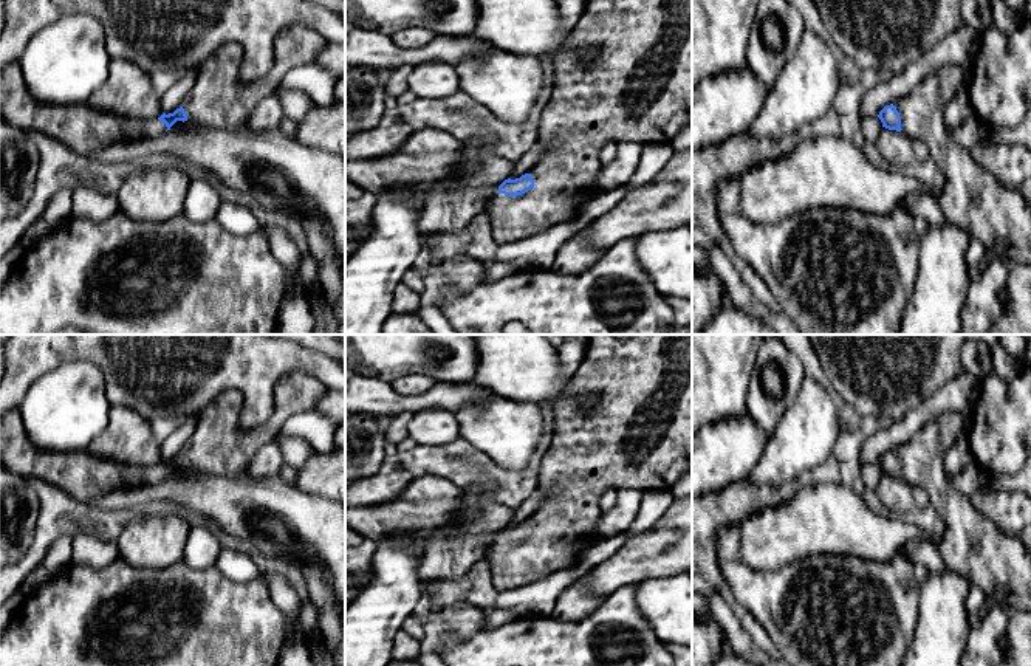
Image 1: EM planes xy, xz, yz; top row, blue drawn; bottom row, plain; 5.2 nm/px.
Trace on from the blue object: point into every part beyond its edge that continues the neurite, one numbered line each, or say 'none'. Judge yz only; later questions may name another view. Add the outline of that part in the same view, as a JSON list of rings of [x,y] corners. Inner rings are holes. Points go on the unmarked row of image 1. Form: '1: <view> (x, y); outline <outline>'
1: yz (972, 545); outline [[[957,412],[943,414],[924,424],[904,445],[893,449],[901,463],[901,475],[912,488],[923,488],[927,493],[929,503],[944,522],[938,550],[946,568],[966,578],[971,587],[980,589],[986,596],[997,589],[1006,589],[1011,609],[1031,612],[1031,554],[1020,536],[1006,534],[983,517],[969,497],[952,486],[946,472],[944,454],[968,427],[969,418]]]

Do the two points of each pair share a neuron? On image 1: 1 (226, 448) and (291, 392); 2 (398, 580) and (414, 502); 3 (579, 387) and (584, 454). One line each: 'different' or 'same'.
1: same
2: different
3: same

